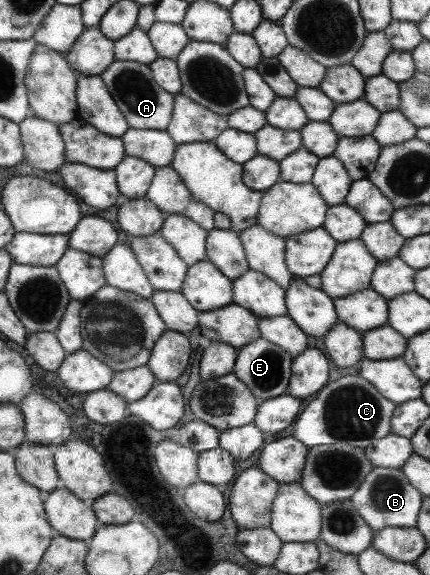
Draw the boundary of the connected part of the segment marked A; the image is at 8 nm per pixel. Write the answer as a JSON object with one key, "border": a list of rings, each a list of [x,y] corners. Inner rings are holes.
{"border":[[[113,61],[107,69],[99,75],[105,88],[119,112],[123,115],[128,128],[137,130],[155,129],[166,130],[173,109],[173,95],[165,92],[153,80],[147,65],[131,61]]]}

